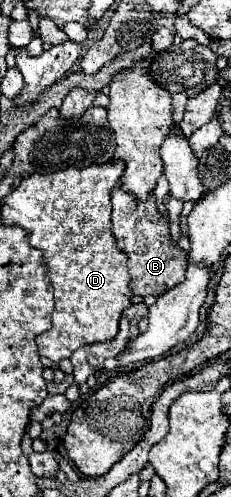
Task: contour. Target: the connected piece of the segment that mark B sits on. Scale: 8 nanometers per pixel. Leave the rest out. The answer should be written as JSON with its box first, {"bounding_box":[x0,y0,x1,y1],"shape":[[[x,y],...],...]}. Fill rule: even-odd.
{"bounding_box":[111,185,187,297],"shape":[[[115,185],[111,193],[111,203],[113,203],[113,213],[111,213],[113,235],[117,239],[117,247],[125,251],[129,257],[129,273],[131,273],[129,289],[133,291],[133,295],[159,297],[169,287],[183,281],[187,255],[177,245],[171,245],[169,221],[167,217],[159,215],[155,195],[151,195],[147,201],[139,201],[137,197],[131,197],[131,193],[123,191],[121,185]]]}

